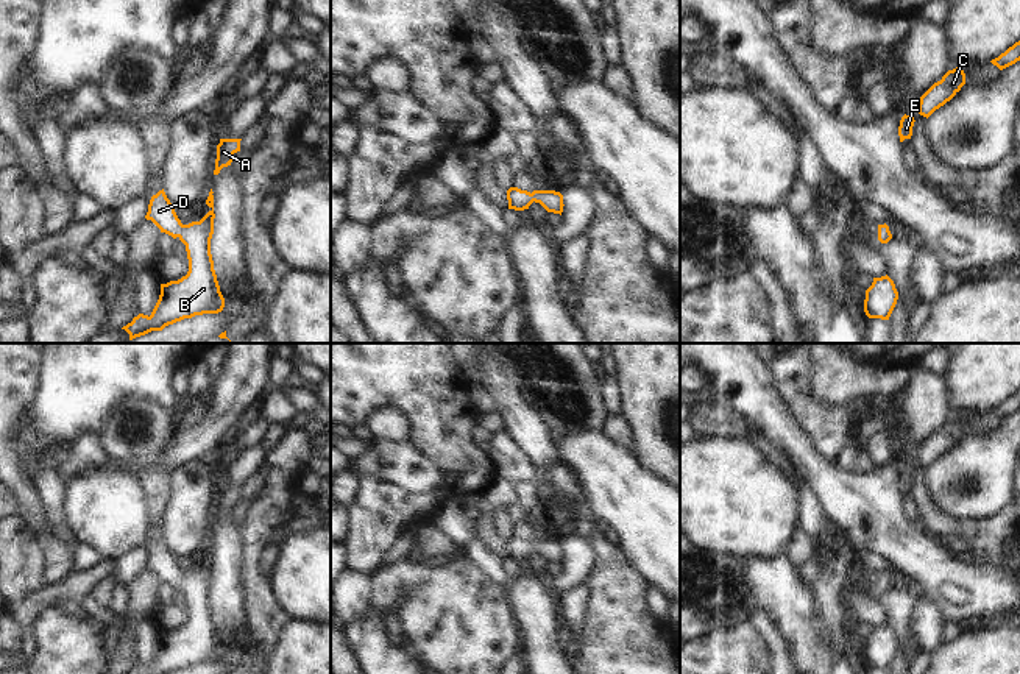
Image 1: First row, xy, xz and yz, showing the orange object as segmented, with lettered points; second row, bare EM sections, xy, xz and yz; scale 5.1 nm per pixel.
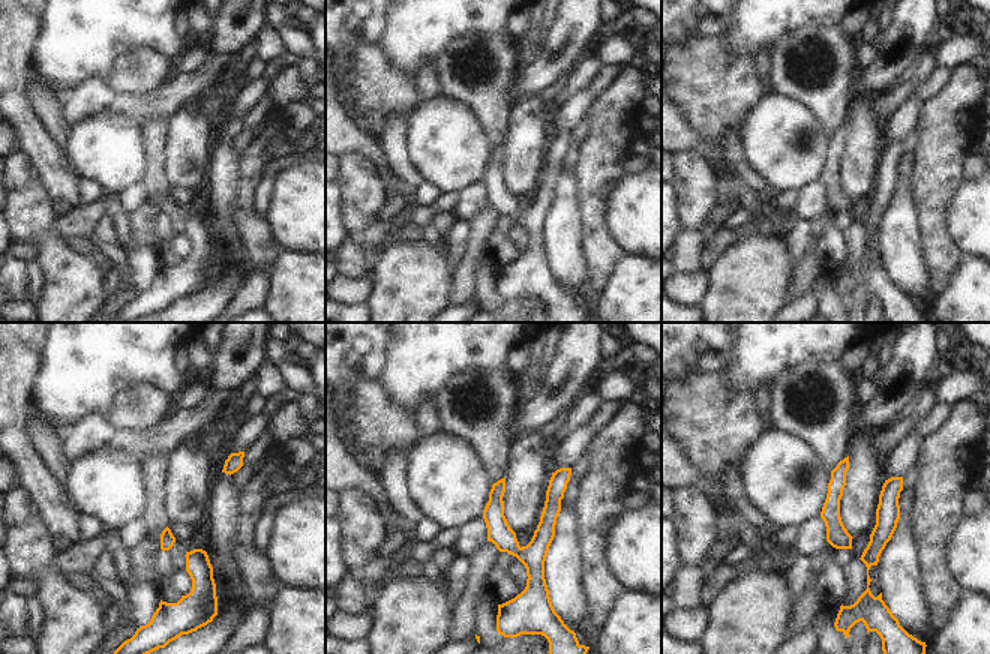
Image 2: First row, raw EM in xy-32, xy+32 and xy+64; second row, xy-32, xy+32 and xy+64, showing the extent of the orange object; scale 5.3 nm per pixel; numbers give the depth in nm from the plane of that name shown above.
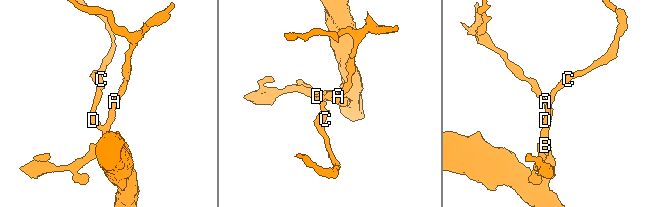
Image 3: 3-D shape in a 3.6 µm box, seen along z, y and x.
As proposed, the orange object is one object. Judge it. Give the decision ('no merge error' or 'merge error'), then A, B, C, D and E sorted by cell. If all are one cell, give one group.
no merge error; A B C D E

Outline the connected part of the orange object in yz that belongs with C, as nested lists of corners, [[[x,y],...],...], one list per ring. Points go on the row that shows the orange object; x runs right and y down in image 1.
[[[956,67],[948,70],[940,81],[934,83],[922,97],[919,103],[919,114],[930,117],[936,109],[950,101],[965,84],[965,73]]]

